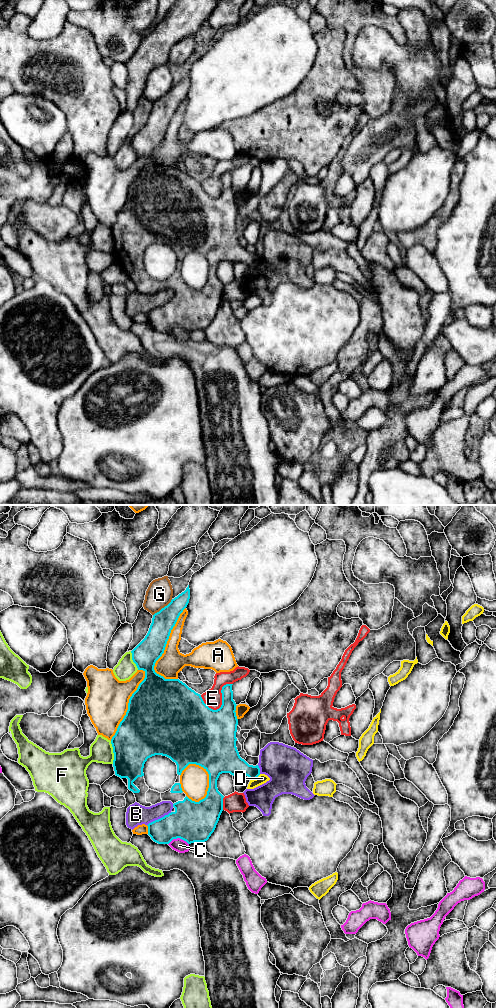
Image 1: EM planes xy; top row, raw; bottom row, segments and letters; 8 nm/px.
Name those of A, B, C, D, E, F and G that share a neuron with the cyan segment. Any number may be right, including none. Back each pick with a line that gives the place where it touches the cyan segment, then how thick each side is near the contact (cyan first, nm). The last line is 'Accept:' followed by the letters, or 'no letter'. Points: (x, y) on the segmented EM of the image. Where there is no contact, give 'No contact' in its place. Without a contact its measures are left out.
Accept: no letter

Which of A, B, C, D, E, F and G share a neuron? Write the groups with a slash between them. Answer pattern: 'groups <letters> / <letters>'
groups A / B / C / D / E / F / G

